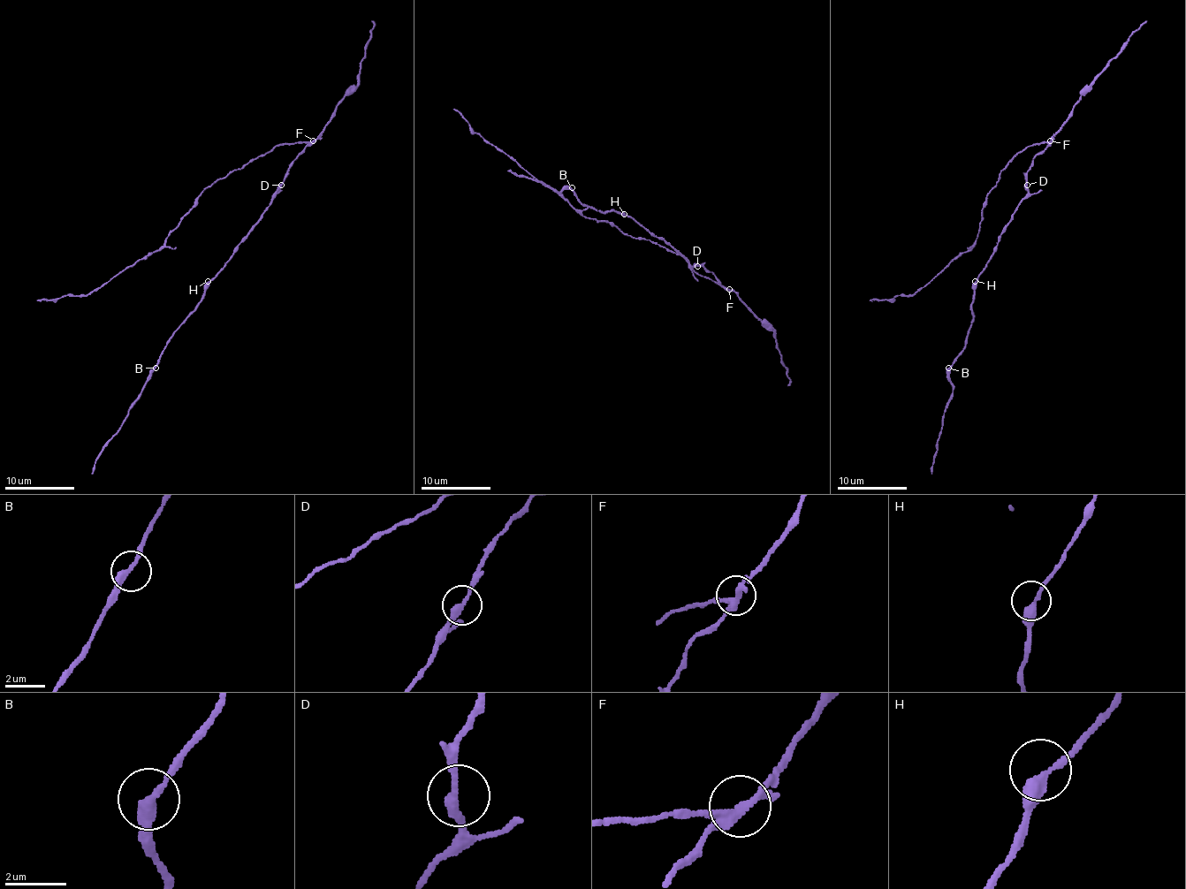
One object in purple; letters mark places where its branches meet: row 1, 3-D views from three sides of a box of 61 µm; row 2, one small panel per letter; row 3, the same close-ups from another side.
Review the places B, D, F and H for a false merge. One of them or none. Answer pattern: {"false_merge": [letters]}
{"false_merge": []}

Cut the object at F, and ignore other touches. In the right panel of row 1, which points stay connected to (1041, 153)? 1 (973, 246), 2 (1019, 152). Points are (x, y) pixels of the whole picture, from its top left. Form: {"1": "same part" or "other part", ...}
{"1": "other part", "2": "other part"}

